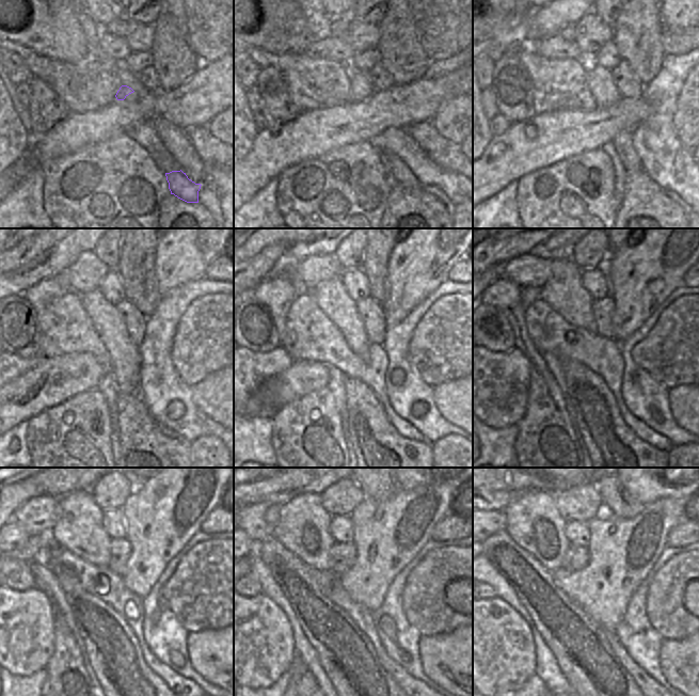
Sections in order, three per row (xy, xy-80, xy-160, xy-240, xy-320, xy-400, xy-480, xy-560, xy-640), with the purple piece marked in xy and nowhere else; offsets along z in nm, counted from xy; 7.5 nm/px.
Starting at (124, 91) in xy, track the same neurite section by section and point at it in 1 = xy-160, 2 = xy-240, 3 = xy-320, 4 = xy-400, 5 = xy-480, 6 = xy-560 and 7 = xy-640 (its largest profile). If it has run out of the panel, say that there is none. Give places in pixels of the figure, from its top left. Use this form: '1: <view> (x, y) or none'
1: xy-160 (600, 80)
2: xy-240 (112, 325)
3: xy-320 (340, 309)
4: xy-400 (564, 291)
5: xy-480 (78, 530)
6: xy-560 (303, 526)
7: xy-640 (534, 522)

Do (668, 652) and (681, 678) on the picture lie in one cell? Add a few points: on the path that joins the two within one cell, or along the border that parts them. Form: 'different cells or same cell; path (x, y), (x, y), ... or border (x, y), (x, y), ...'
same cell; path (674, 659), (681, 665), (681, 671)

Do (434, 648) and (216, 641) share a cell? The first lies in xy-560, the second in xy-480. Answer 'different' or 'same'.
same

